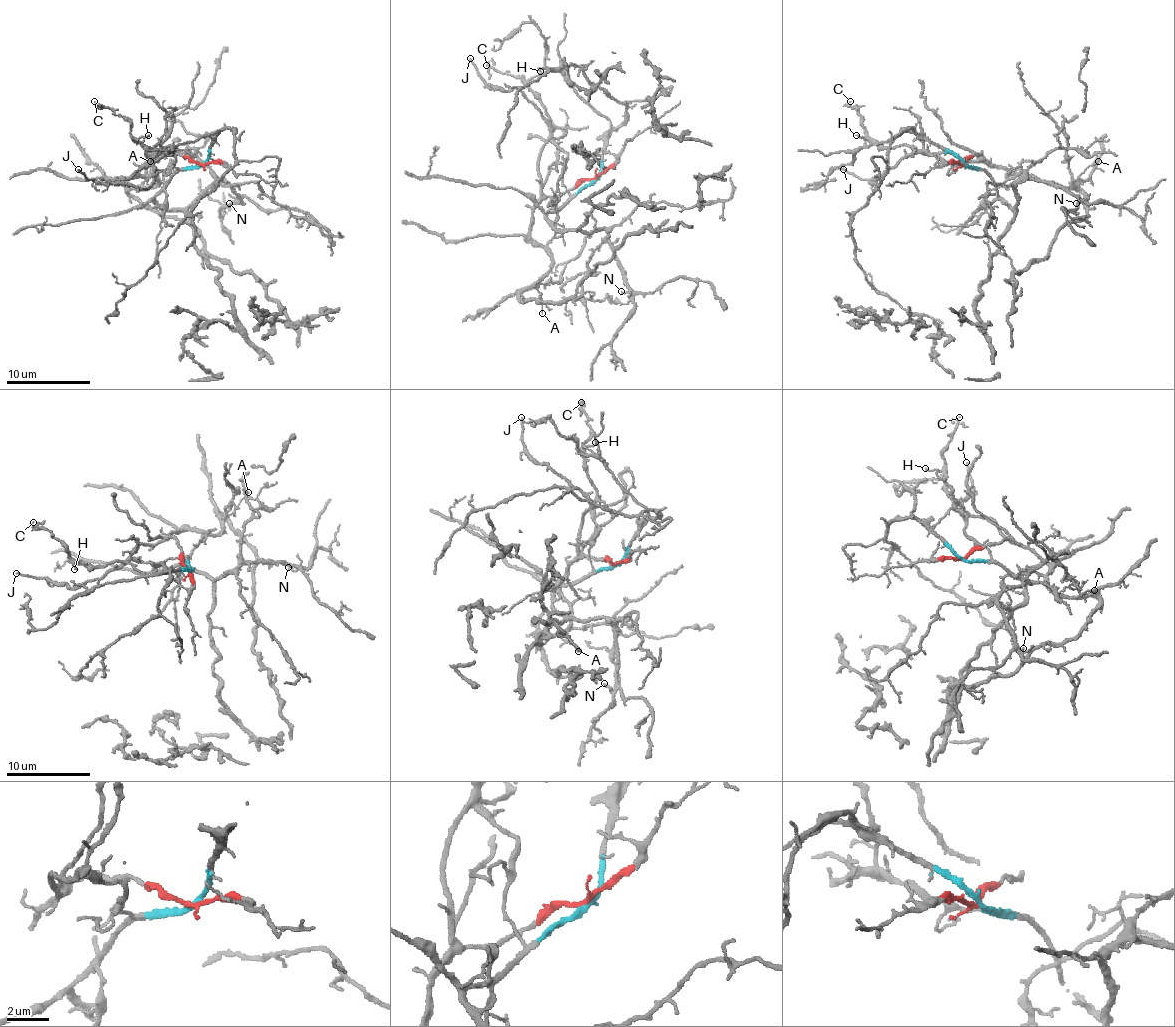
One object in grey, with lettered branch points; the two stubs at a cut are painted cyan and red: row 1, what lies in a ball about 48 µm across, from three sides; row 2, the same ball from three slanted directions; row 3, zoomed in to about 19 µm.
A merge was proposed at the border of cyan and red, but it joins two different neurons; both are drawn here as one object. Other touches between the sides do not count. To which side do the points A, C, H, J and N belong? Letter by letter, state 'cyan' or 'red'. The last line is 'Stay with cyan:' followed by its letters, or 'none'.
A: red
C: red
H: red
J: red
N: cyan
Stay with cyan: N

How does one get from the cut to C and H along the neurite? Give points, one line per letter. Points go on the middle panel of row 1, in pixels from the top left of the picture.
C: (595, 179), (557, 196), (542, 191), (538, 154), (553, 127), (542, 101), (521, 76), (486, 66)
H: (595, 179), (584, 179), (557, 196), (542, 191), (538, 154), (553, 124), (538, 95), (528, 83), (540, 70)

